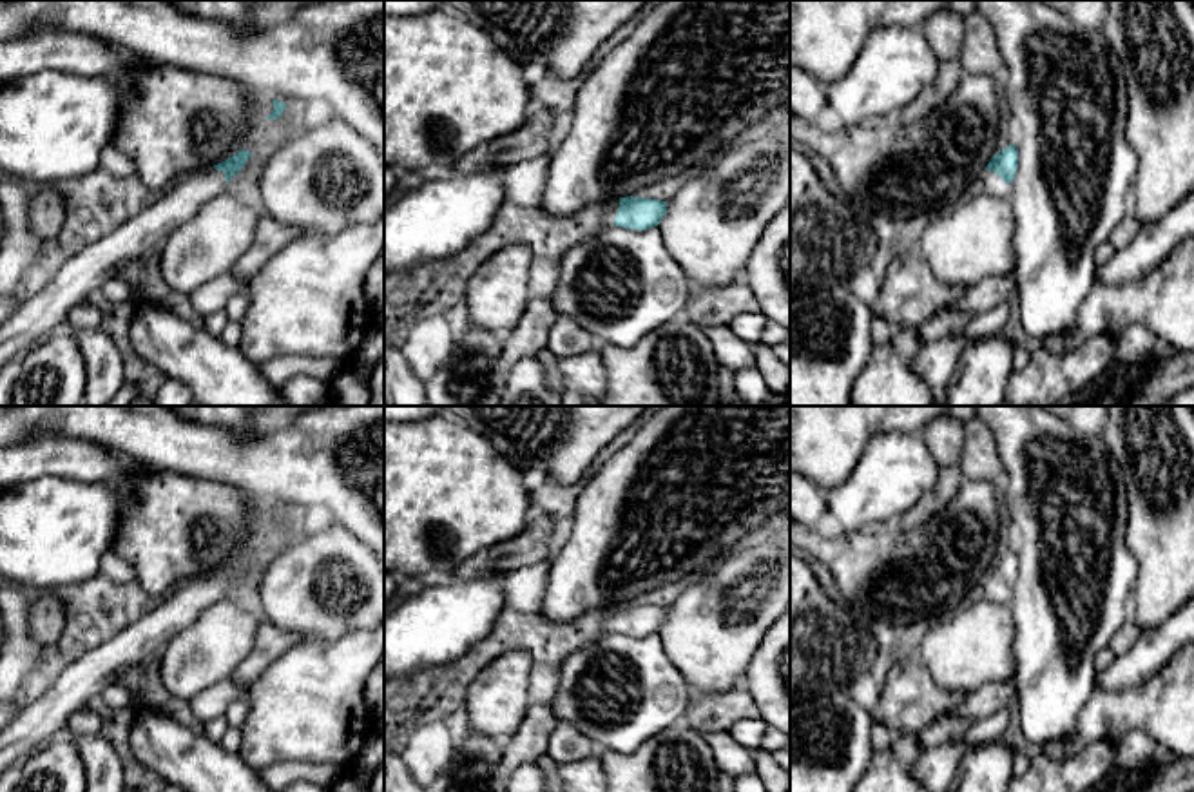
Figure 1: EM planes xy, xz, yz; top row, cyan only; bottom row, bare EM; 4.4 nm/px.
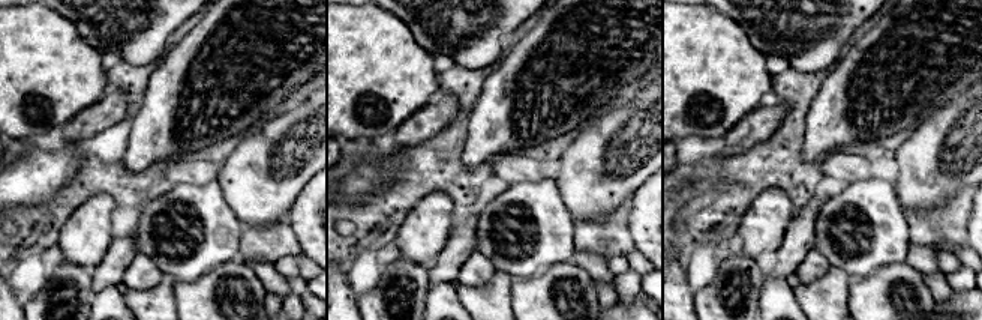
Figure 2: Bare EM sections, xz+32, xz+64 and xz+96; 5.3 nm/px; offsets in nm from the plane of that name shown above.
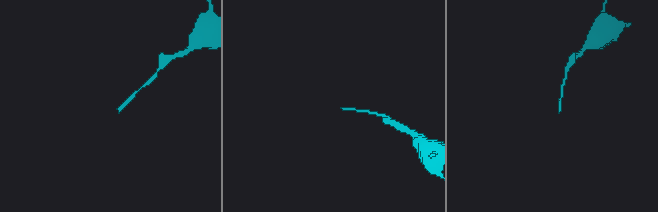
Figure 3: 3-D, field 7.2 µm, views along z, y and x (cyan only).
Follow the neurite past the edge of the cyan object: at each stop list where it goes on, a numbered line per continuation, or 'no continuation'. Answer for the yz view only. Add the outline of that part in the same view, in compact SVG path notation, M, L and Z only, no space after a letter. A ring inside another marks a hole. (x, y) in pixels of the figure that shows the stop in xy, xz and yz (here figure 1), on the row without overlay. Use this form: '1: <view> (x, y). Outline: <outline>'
1: yz (993, 591). Outline: M984 576L984 600L1002 605L1009 604L1013 598L1013 589L1004 589L1000 582L997 582L993 576Z

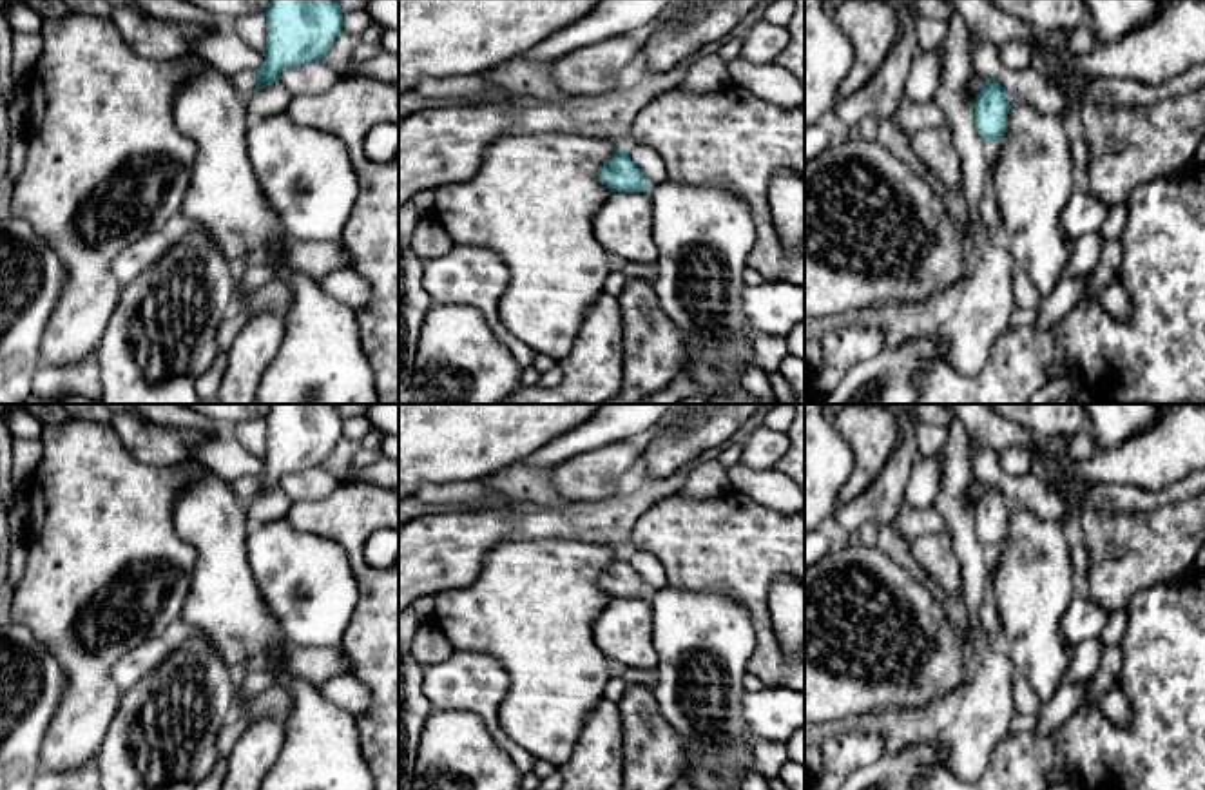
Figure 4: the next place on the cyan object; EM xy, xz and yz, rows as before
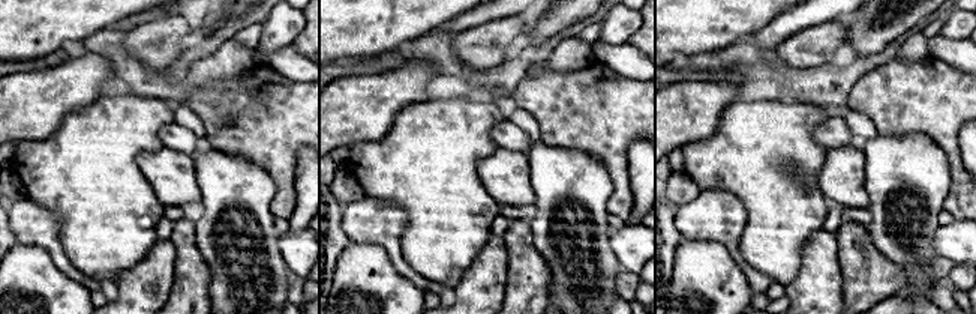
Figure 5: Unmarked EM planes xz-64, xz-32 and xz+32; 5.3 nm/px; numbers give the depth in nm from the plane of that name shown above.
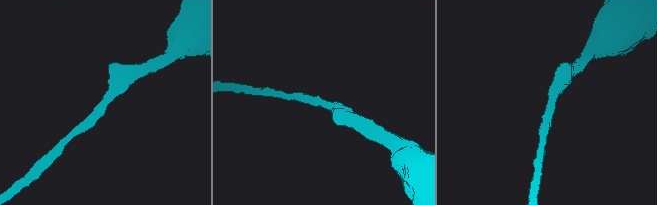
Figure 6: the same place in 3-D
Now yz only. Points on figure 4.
no continuation

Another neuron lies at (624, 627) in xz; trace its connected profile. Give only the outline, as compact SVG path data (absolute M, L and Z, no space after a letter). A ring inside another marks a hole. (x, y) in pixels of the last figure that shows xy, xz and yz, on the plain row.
M611 598L594 620L593 632L600 650L618 669L656 669L649 598Z

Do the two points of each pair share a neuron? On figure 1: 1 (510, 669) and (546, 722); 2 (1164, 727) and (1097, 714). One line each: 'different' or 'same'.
1: different
2: same

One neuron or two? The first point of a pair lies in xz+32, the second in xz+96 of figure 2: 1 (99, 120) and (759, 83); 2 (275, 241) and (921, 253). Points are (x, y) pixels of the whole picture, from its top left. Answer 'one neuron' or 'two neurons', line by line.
1: two neurons
2: two neurons

